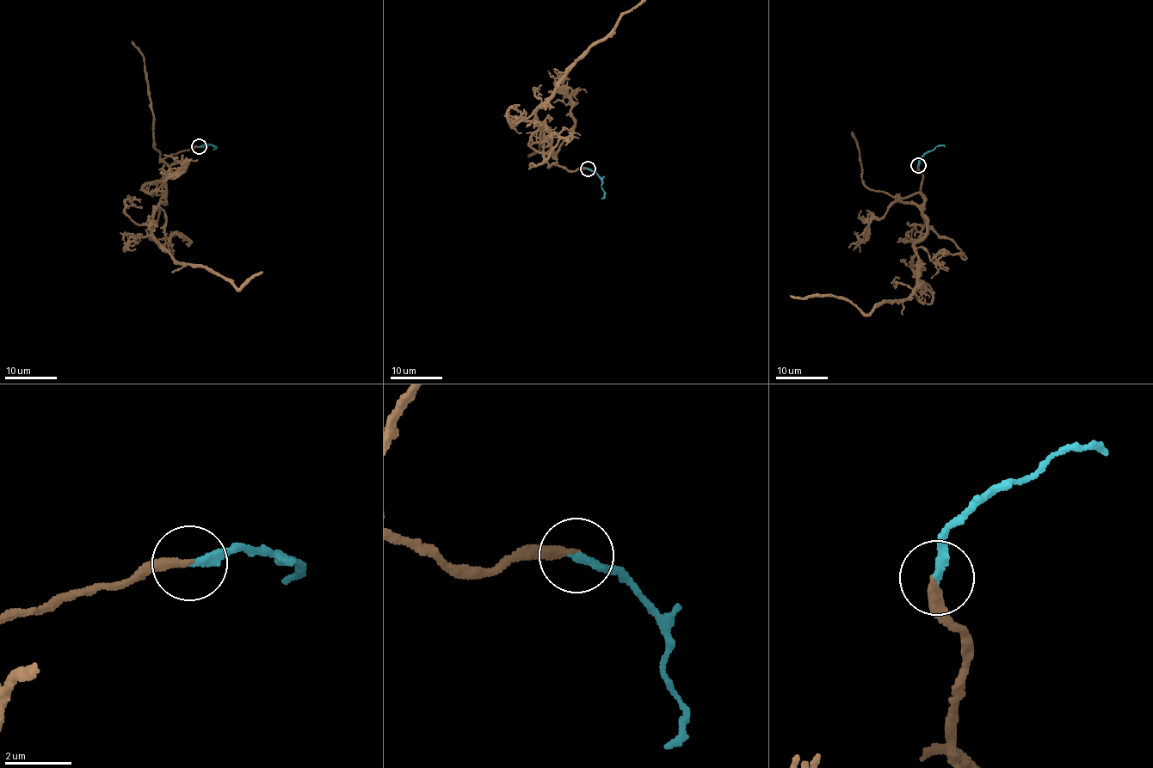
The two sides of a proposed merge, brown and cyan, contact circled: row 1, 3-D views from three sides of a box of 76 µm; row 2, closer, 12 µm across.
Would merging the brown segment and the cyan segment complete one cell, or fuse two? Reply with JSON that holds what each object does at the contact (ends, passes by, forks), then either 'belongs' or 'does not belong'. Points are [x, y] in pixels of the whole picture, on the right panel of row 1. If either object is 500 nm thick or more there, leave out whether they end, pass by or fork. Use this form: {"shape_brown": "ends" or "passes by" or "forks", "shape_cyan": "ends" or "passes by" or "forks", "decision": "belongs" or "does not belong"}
{"shape_brown": "ends", "shape_cyan": "ends", "decision": "belongs"}

